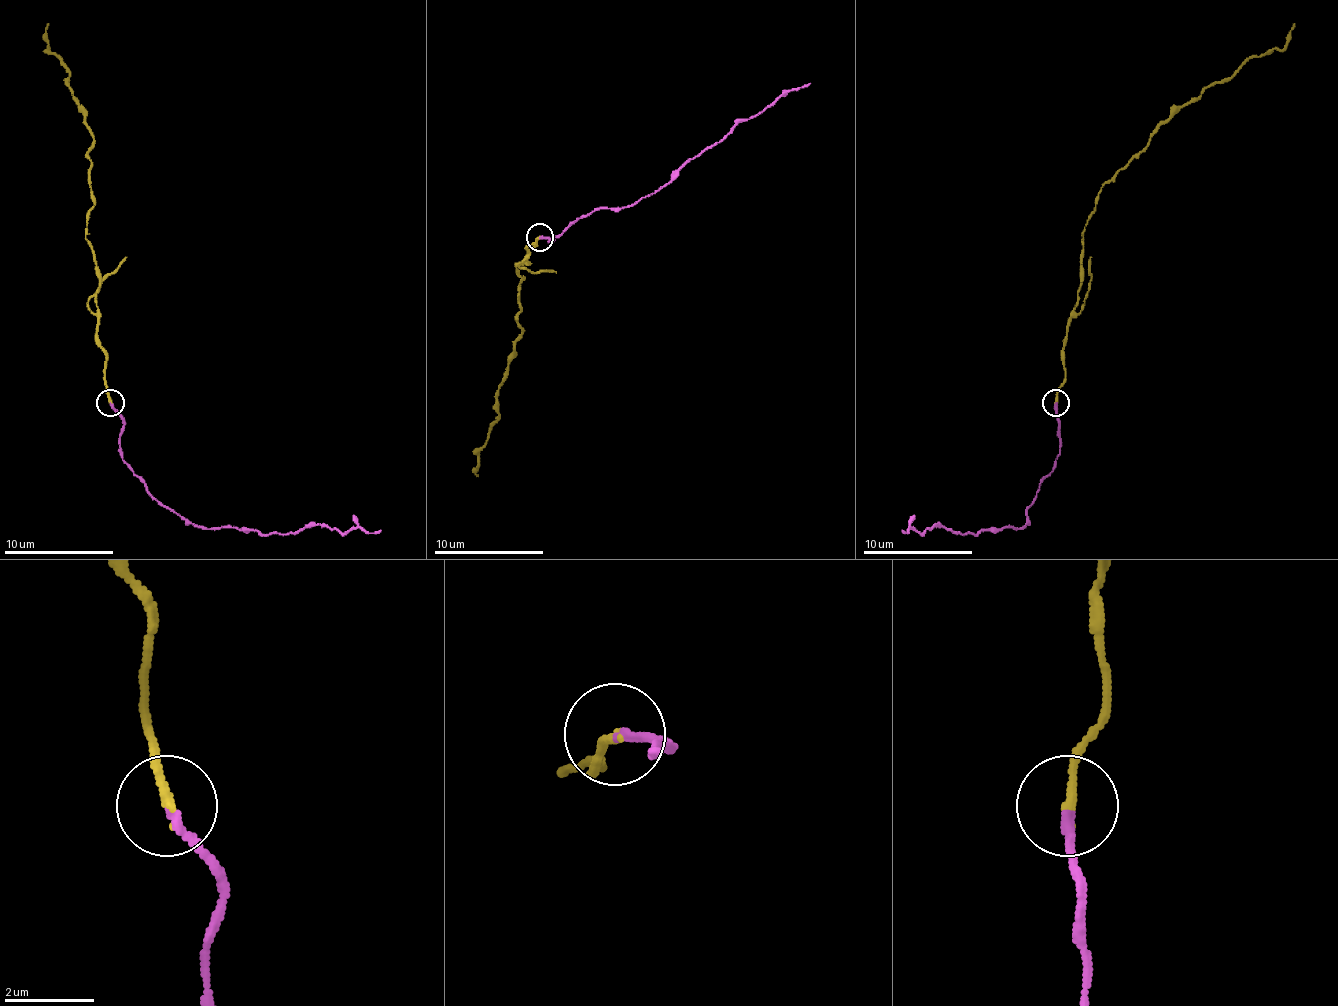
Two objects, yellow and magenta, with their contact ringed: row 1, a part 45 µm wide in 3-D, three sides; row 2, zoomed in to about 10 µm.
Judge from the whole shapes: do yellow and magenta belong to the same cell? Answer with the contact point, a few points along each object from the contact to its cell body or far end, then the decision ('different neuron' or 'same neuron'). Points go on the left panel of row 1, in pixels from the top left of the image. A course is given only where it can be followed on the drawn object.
(110, 402) | yellow via (111, 403), (97, 337), (100, 271), (86, 230), (94, 134), (67, 82), (69, 68), (47, 46), (47, 24) | magenta via (111, 403), (122, 420), (124, 463), (163, 505), (198, 527), (262, 535), (311, 524), (341, 532), (380, 529) | same neuron

